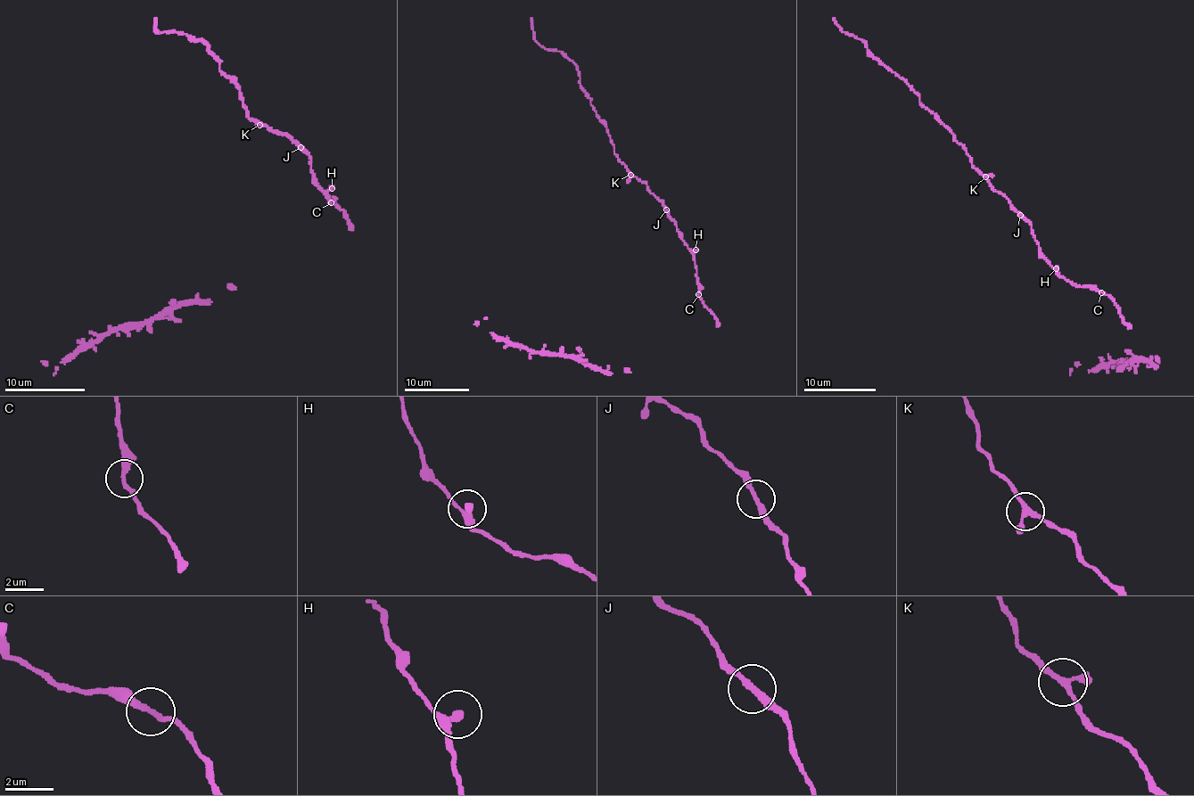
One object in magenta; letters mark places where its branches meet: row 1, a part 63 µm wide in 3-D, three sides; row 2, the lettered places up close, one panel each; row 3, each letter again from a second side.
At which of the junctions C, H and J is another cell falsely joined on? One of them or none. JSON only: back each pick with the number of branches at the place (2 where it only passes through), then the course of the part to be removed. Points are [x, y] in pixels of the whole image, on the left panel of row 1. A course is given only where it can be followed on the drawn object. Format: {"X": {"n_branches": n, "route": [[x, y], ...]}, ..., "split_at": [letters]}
{"split_at": []}

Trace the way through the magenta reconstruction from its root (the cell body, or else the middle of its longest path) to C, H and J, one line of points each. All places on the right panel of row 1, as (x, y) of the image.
C: (1077, 285), (1098, 289), (1101, 292)
H: (1077, 285), (1066, 282), (1056, 268)
J: (1077, 285), (1066, 282), (1049, 264), (1041, 252), (1031, 226), (1020, 215)

